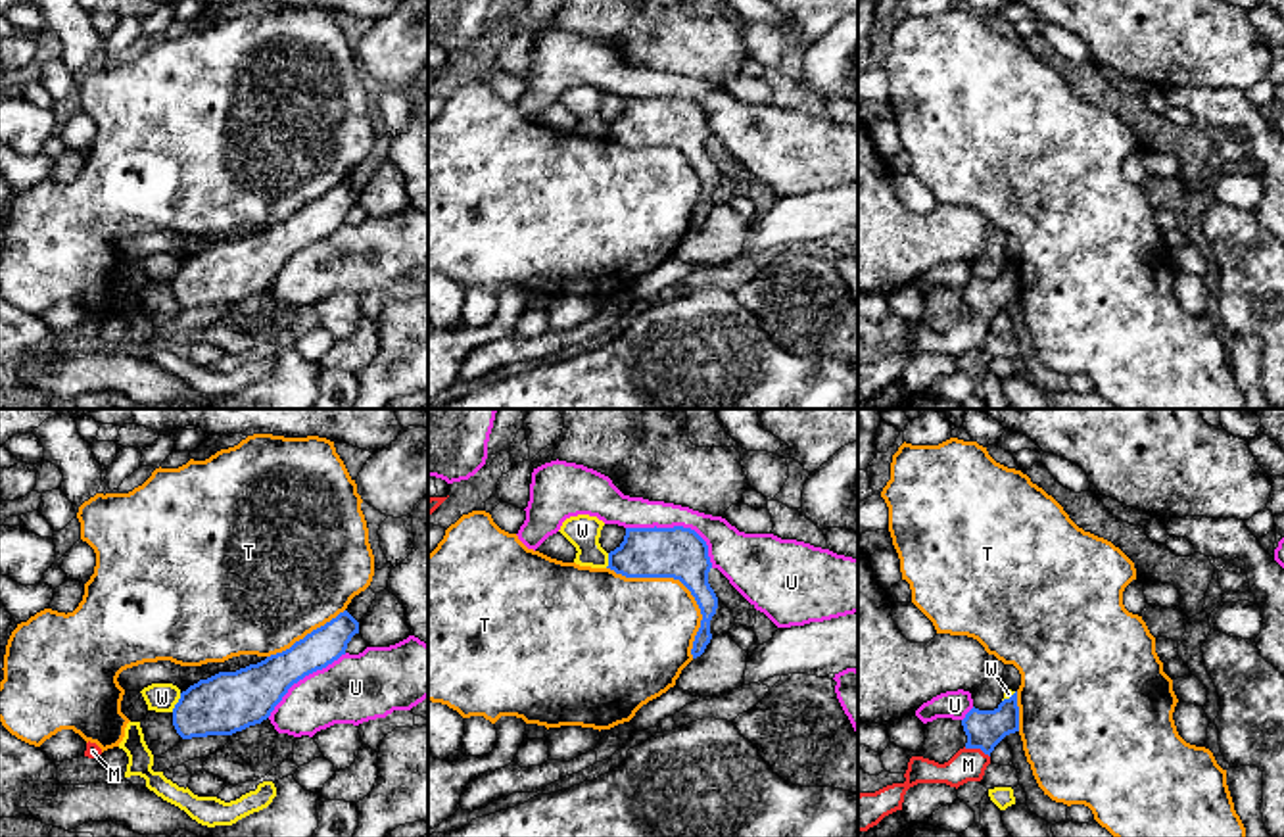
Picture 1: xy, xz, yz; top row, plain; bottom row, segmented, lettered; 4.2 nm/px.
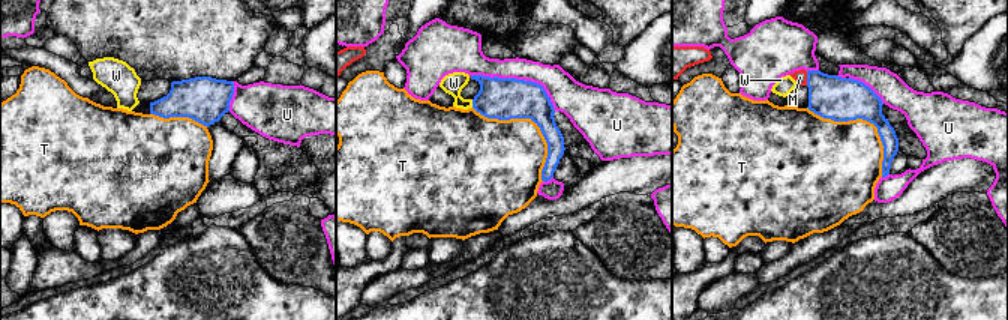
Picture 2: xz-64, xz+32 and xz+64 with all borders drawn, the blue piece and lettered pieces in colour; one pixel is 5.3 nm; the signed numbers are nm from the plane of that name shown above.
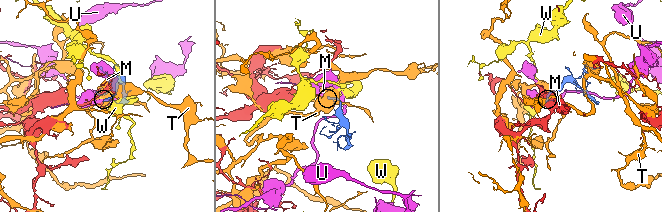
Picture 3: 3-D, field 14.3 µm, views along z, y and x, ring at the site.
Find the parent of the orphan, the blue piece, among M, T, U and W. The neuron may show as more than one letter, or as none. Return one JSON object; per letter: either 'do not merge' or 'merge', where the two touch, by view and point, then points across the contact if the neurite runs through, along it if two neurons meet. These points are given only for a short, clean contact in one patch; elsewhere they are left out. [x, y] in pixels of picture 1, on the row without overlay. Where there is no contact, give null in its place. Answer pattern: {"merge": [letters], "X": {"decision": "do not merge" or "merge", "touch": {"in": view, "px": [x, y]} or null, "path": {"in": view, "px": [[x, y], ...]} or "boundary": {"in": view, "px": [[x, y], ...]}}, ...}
{"merge": ["M"], "M": {"decision": "merge", "touch": {"in": "yz", "px": [977, 317]}}, "T": {"decision": "do not merge", "touch": {"in": "xz", "px": [682, 152]}}, "U": {"decision": "do not merge", "touch": {"in": "xz", "px": [678, 96]}}, "W": {"decision": "do not merge", "touch": {"in": "xy", "px": [177, 273]}, "boundary": {"in": "xy", "px": [[181, 263], [171, 281]]}}}

